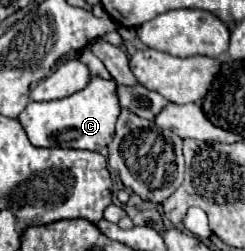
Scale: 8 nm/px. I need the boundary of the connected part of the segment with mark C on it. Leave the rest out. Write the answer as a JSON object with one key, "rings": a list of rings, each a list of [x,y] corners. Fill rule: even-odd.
{"rings":[[[93,78],[83,90],[53,102],[31,102],[19,114],[19,122],[29,140],[37,148],[75,148],[75,150],[101,150],[115,132],[115,120],[119,116],[119,102],[115,94],[115,80]]]}

